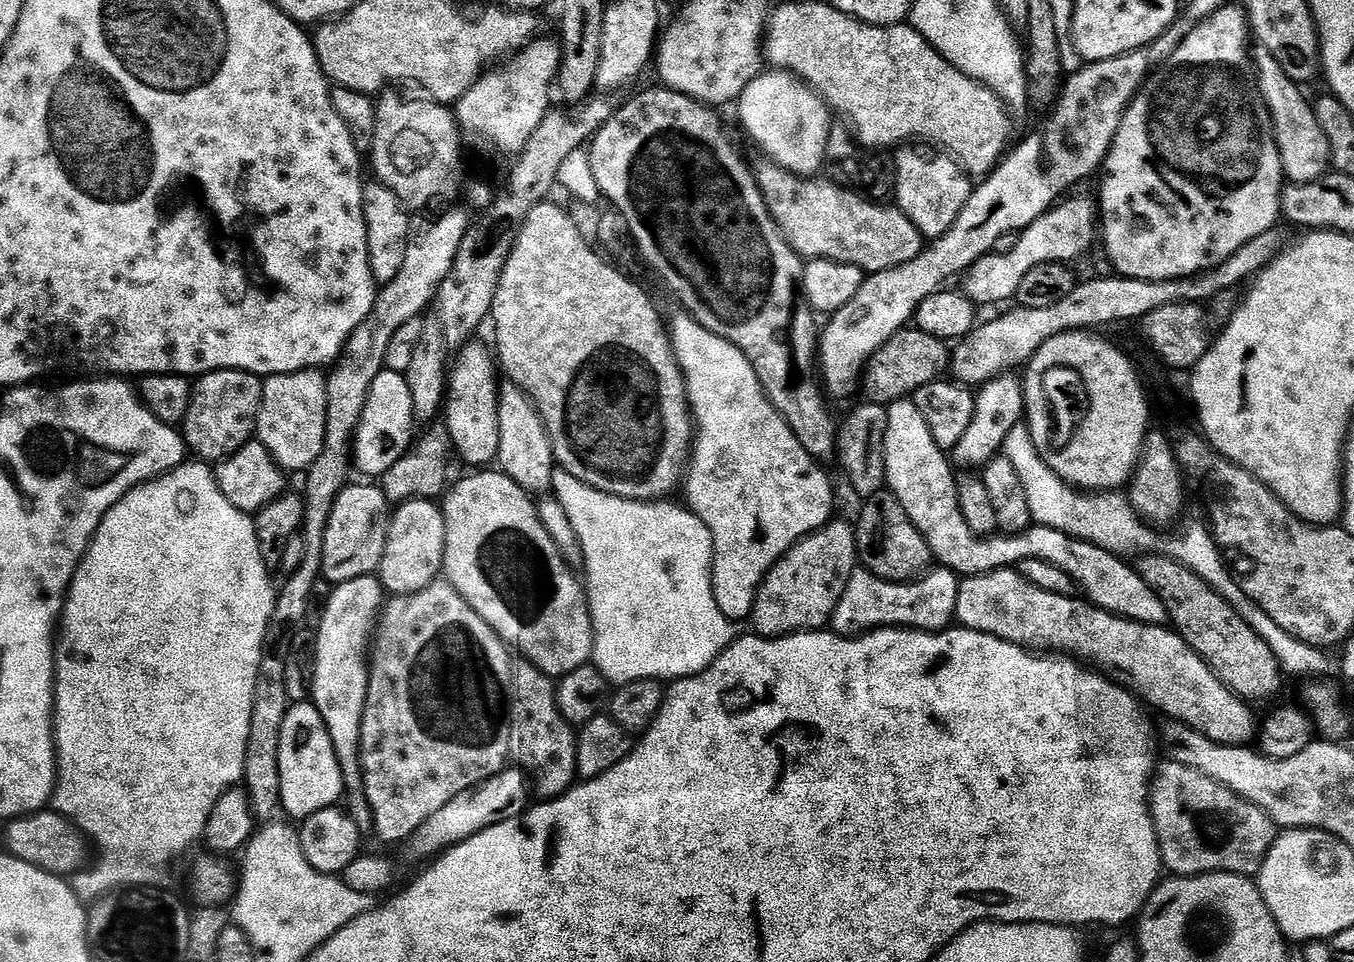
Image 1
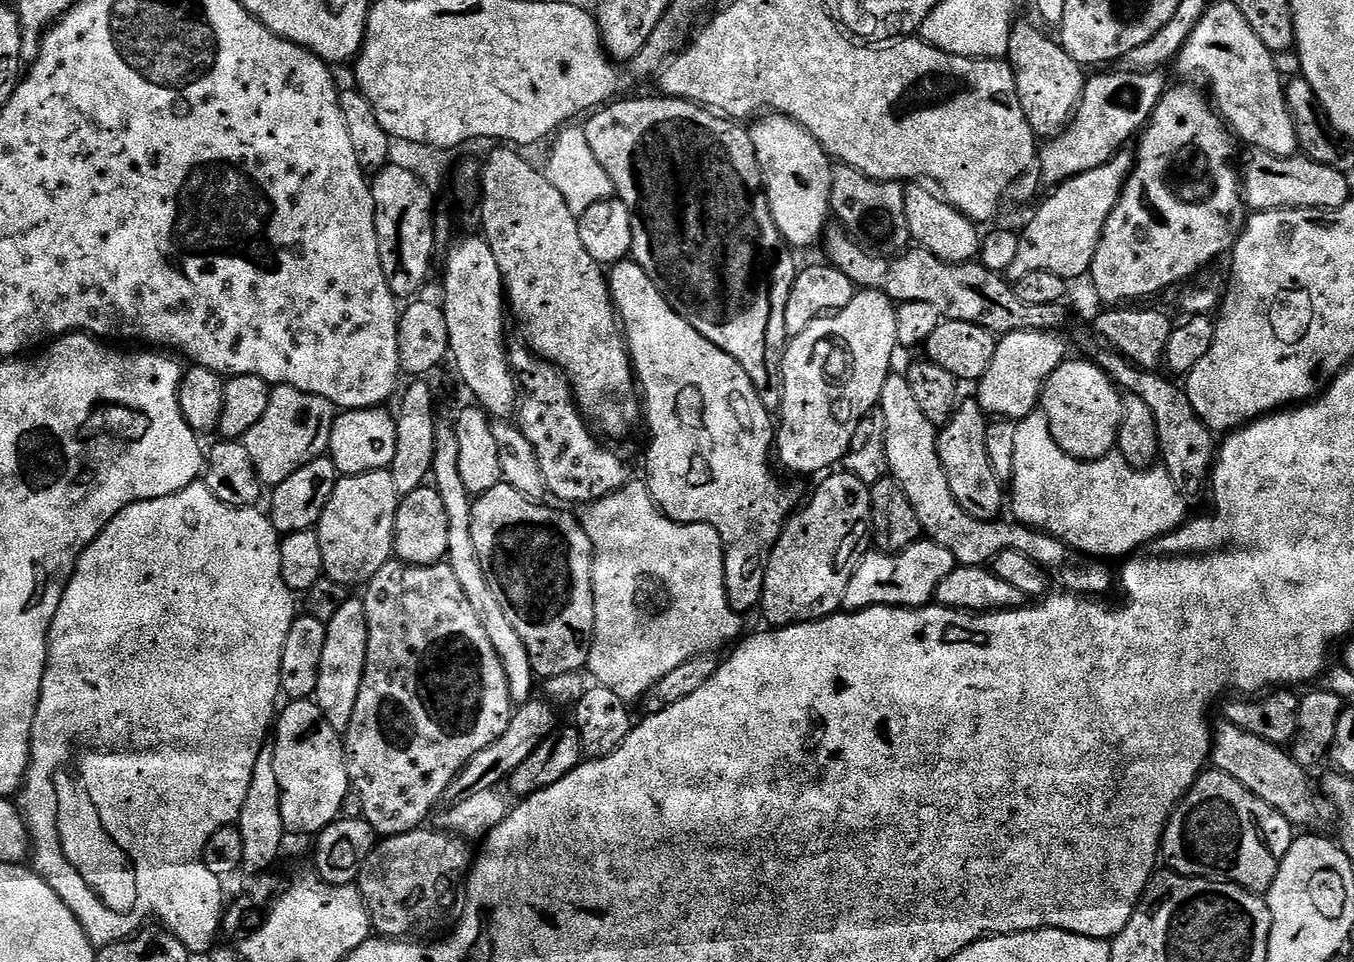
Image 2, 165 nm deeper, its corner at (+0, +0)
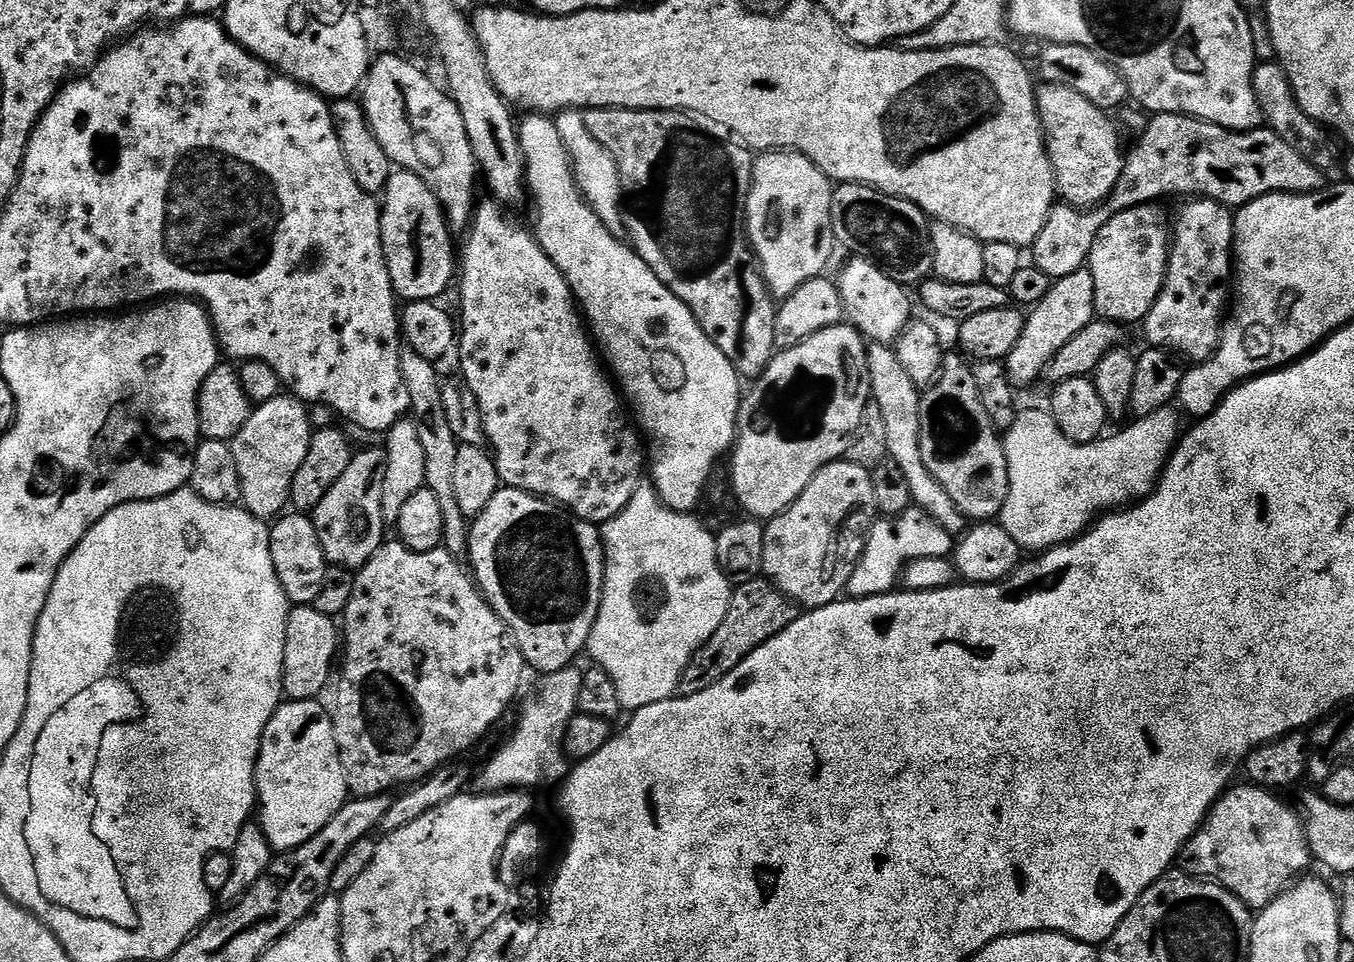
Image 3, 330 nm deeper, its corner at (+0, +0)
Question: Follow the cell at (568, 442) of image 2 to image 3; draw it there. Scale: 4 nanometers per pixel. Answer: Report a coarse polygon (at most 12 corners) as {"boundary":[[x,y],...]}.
{"boundary":[[499,200],[458,352],[501,485],[602,526],[646,448],[571,286]]}

